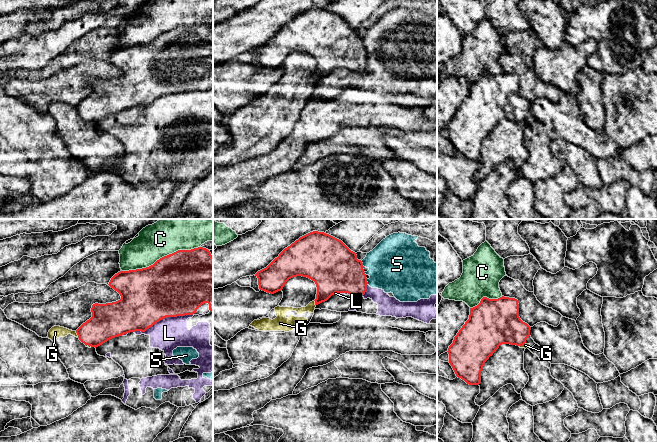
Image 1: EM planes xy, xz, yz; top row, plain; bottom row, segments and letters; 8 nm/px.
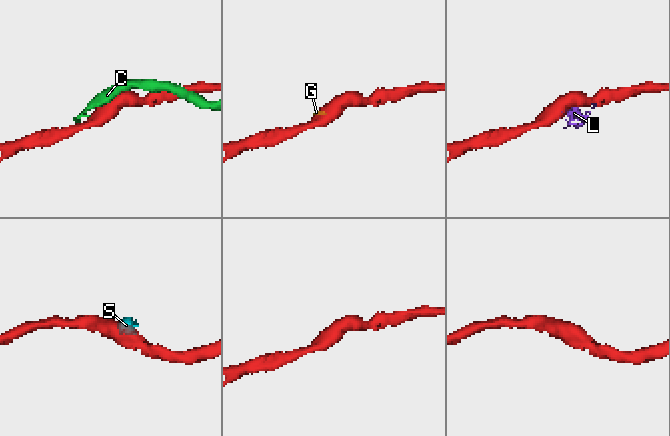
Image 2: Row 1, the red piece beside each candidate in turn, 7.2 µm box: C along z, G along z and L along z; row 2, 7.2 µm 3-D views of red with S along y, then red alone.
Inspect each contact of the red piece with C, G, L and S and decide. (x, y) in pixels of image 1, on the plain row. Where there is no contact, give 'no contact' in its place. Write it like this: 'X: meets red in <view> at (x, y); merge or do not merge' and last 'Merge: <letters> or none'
C: meets red in xy at (162, 33); do not merge
G: meets red in xy at (77, 110); do not merge
L: meets red in xy at (163, 94); do not merge
S: meets red in xz at (362, 40); do not merge
Merge: none

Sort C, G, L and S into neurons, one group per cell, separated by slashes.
C / G / L S

